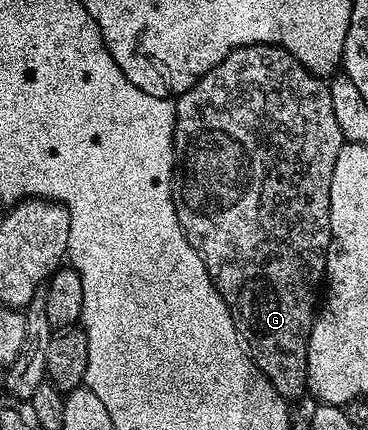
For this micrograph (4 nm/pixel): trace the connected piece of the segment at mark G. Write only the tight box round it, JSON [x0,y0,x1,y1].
[172,46,344,400]

